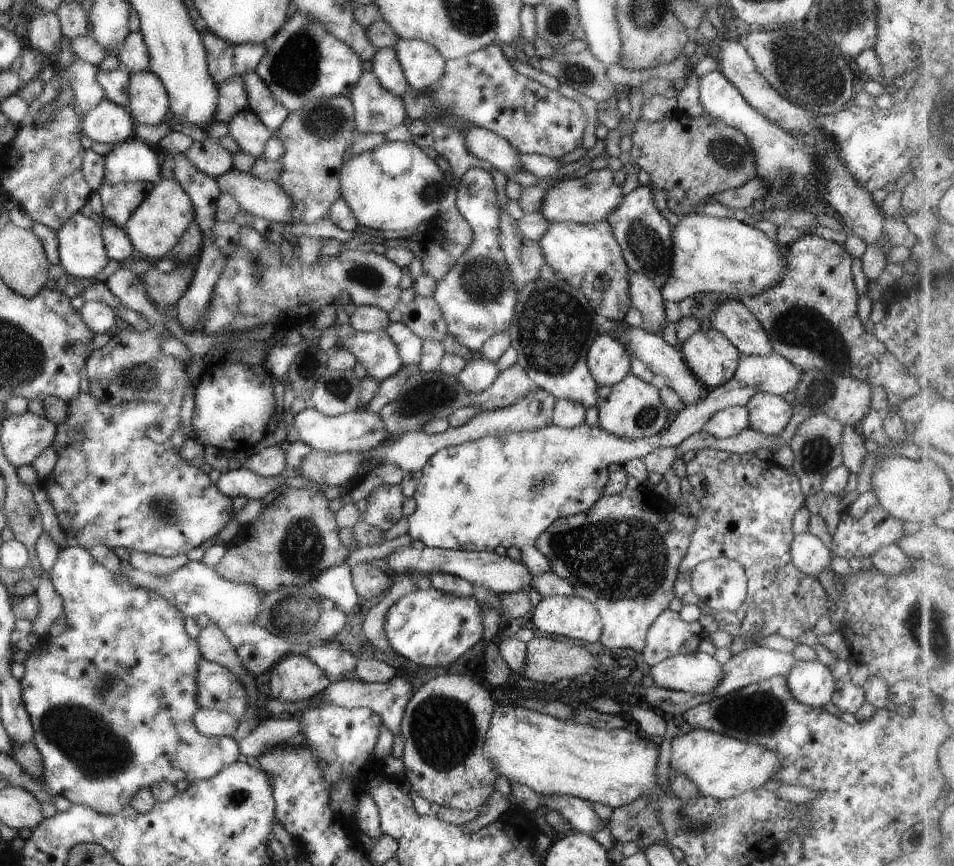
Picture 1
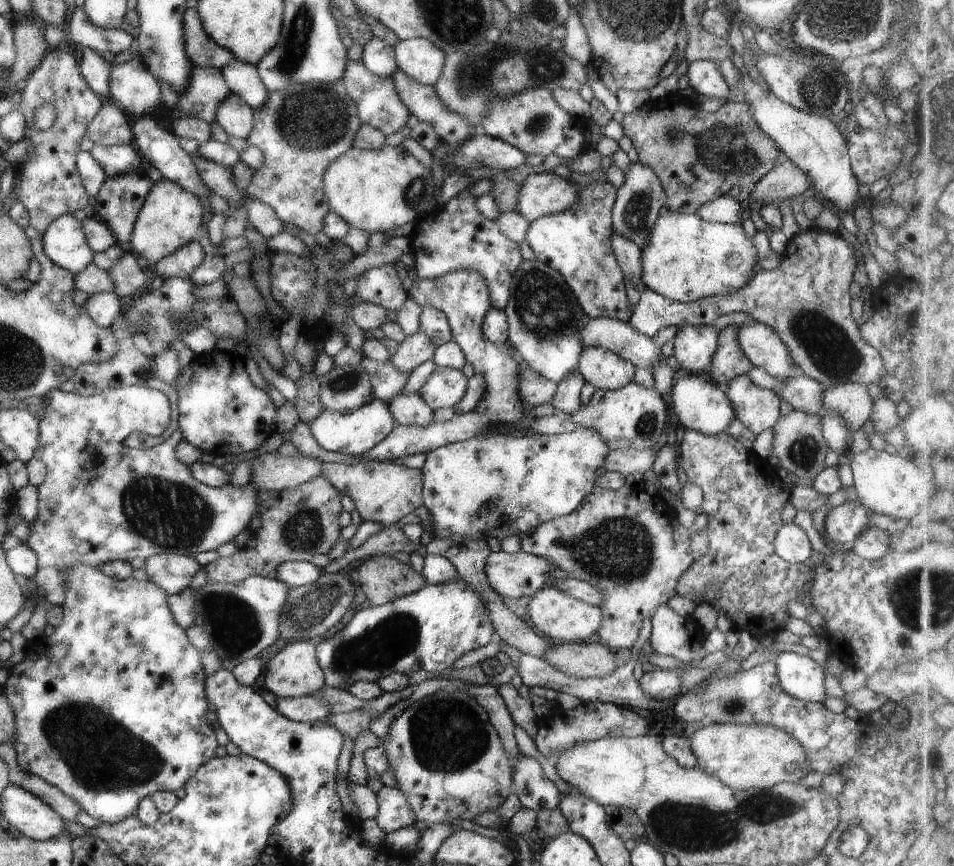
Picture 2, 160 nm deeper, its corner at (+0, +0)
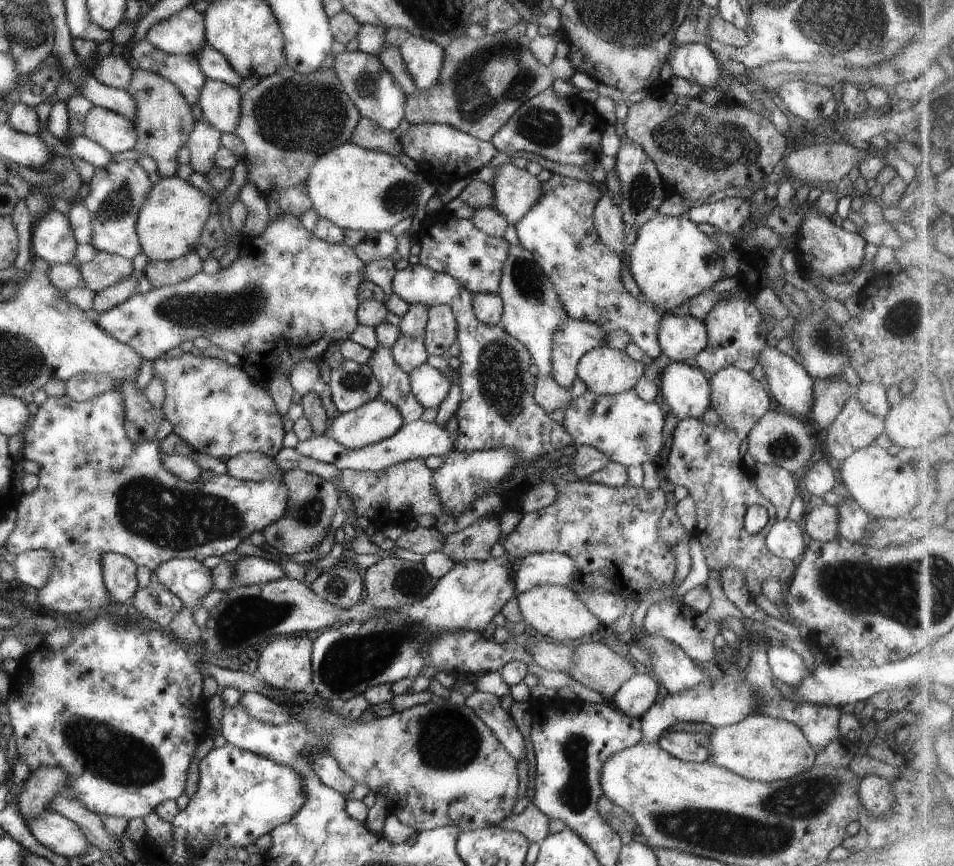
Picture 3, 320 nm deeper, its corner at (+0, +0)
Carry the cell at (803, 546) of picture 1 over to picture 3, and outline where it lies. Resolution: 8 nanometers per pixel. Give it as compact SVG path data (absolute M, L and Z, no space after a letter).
M782 519L777 520L766 534L766 547L773 556L797 562L806 550L807 540L801 523Z

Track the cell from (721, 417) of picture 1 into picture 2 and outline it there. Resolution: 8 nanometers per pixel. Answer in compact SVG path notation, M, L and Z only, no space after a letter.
M680 372L672 385L672 408L681 422L682 429L694 429L705 435L715 435L724 431L735 419L731 403L726 393L711 379L702 374Z

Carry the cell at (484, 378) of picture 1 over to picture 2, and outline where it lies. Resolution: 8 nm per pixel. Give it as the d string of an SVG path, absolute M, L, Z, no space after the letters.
M436 367L419 389L419 395L434 411L437 408L455 406L466 392L468 379L462 370L452 367Z

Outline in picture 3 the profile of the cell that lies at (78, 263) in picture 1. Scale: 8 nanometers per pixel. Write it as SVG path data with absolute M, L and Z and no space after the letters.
M52 210L32 224L31 253L50 265L66 264L75 260L77 238L68 216Z

